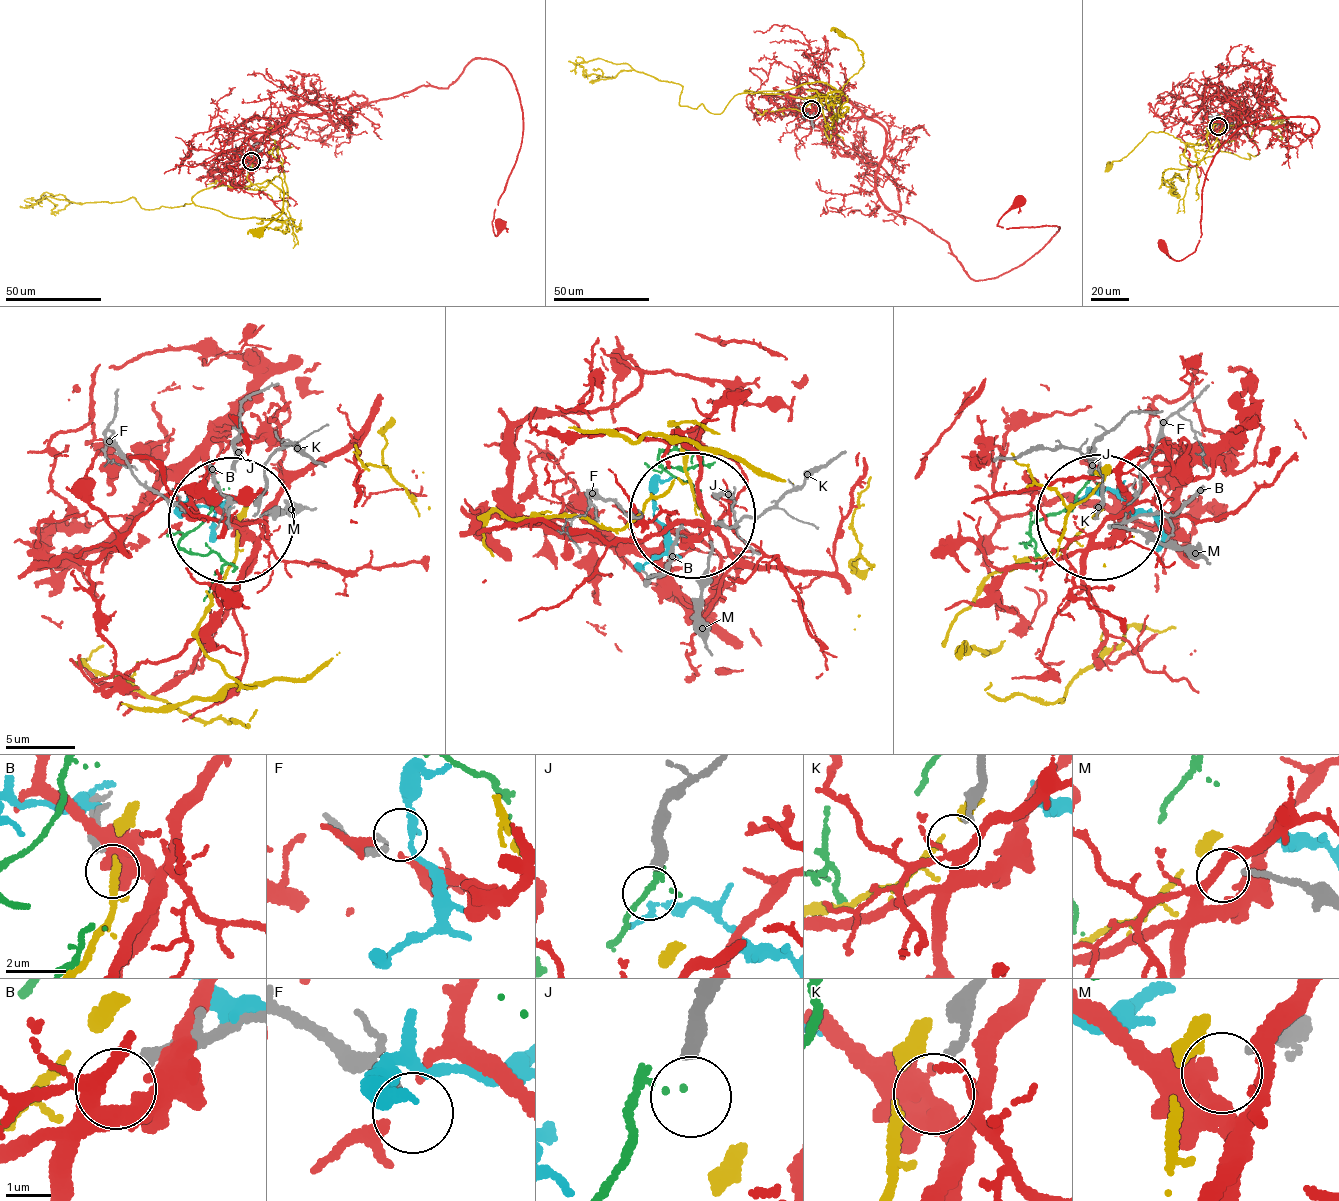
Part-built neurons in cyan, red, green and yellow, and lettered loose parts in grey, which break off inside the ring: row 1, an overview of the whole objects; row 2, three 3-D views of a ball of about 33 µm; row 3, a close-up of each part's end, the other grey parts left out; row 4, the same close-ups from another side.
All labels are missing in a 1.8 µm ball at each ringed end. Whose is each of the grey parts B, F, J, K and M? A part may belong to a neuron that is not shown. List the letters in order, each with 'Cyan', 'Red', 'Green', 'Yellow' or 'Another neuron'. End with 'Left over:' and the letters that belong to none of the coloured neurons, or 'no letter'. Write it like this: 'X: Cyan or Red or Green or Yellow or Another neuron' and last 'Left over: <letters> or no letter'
B: Another neuron
F: Another neuron
J: Another neuron
K: Another neuron
M: Another neuron
Left over: B, F, J, K, M

